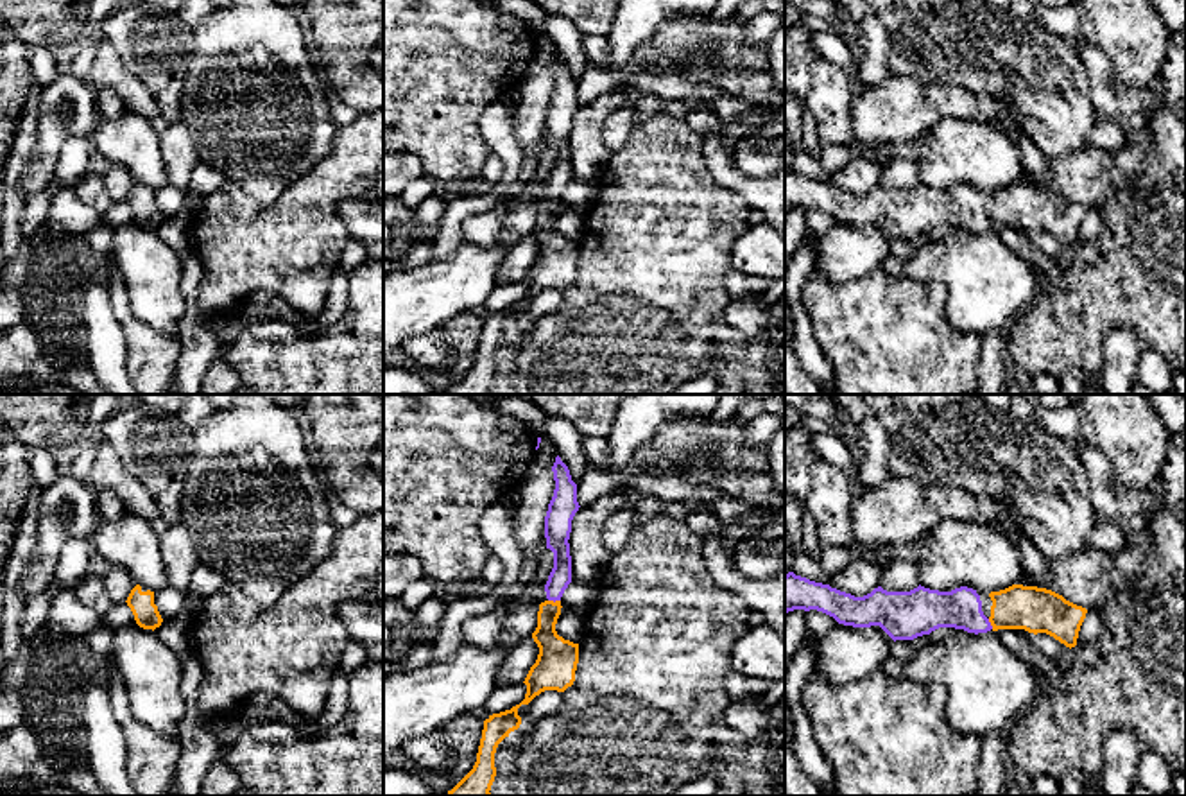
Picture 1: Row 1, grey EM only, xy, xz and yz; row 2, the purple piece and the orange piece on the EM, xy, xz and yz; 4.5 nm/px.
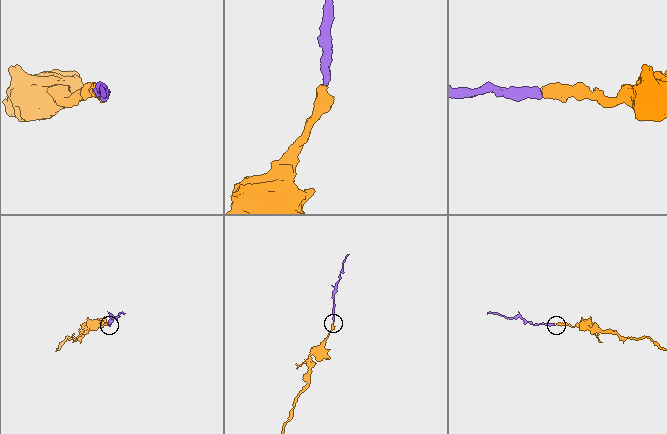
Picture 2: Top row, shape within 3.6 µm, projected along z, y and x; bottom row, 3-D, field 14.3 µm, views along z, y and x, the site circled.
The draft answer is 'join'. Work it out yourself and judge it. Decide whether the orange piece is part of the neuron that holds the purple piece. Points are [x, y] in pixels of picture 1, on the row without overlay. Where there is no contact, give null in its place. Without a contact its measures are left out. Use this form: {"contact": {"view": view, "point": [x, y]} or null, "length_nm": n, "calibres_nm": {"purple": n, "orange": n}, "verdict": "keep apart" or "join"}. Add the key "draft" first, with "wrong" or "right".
{"draft": "right", "contact": {"view": "xz", "point": [554, 199]}, "length_nm": 60, "calibres_nm": {"purple": 100, "orange": 170}, "verdict": "join"}

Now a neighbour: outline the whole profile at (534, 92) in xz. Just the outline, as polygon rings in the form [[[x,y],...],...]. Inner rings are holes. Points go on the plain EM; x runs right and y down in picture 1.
[[[541,36],[536,56],[516,88],[518,104],[512,113],[512,124],[516,140],[525,154],[536,149],[545,136],[545,115],[555,88],[552,65],[557,54],[555,43]]]

